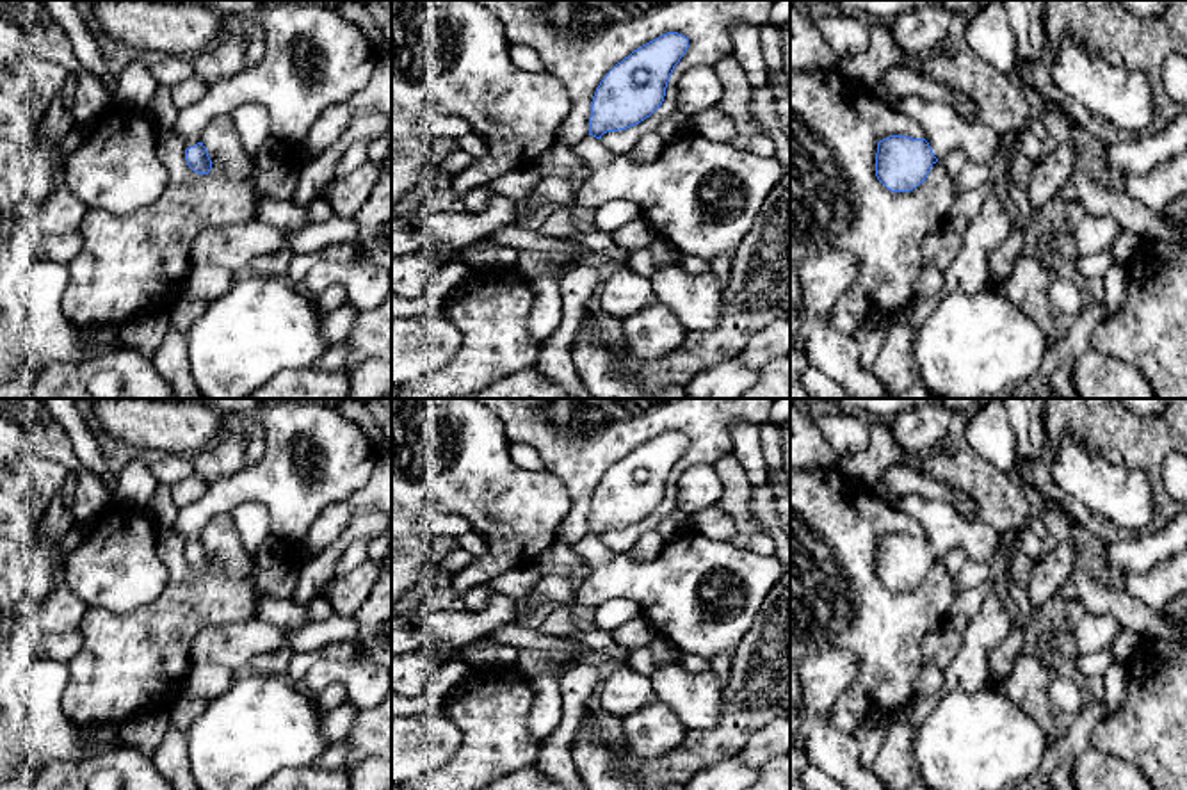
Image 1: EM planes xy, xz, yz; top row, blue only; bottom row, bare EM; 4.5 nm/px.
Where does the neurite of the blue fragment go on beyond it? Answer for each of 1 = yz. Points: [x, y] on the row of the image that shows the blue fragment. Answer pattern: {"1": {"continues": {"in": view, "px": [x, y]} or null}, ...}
{"1": {"continues": {"in": "yz", "px": [945, 130]}}}

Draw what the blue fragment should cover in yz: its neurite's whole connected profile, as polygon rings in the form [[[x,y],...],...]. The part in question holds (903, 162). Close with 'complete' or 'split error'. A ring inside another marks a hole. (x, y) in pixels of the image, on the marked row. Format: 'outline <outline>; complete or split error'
outline [[[904,96],[897,109],[920,123],[924,139],[890,135],[877,142],[876,176],[892,192],[909,192],[925,181],[931,167],[949,151],[963,149],[968,162],[989,165],[1000,133],[982,121],[963,119],[950,105]]]; split error

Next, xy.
outline [[[192,0],[221,16],[237,16],[267,43],[260,64],[237,77],[208,85],[206,94],[178,112],[174,130],[185,139],[187,165],[208,174],[212,160],[201,142],[203,128],[217,116],[233,114],[246,103],[262,105],[269,114],[271,139],[281,148],[288,167],[301,167],[313,155],[306,149],[317,117],[363,91],[379,59],[363,30],[340,14],[343,0]]]; split error

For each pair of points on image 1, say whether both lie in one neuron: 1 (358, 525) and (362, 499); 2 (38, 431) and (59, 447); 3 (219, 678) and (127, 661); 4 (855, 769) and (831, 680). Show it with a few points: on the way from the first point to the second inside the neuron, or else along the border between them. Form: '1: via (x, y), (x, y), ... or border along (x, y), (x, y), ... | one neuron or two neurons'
1: border along (372, 509), (360, 511), (333, 543) | two neurons
2: via (43, 433), (54, 443) | one neuron
3: border along (193, 662), (178, 696) | two neurons
4: via (833, 748), (821, 735), (821, 701) | one neuron

